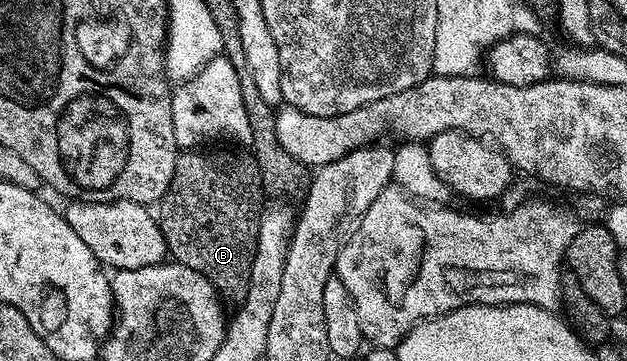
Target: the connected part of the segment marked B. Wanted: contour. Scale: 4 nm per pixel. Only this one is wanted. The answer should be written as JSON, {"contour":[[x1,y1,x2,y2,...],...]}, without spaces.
{"contour":[[186,149,176,161,170,188,157,204,156,218,158,227,164,233,169,258,203,275,223,300,241,301,248,293,248,273,252,273,252,257,258,240,258,219,264,206,262,194,262,174,253,154,214,151,209,155,206,149]]}

